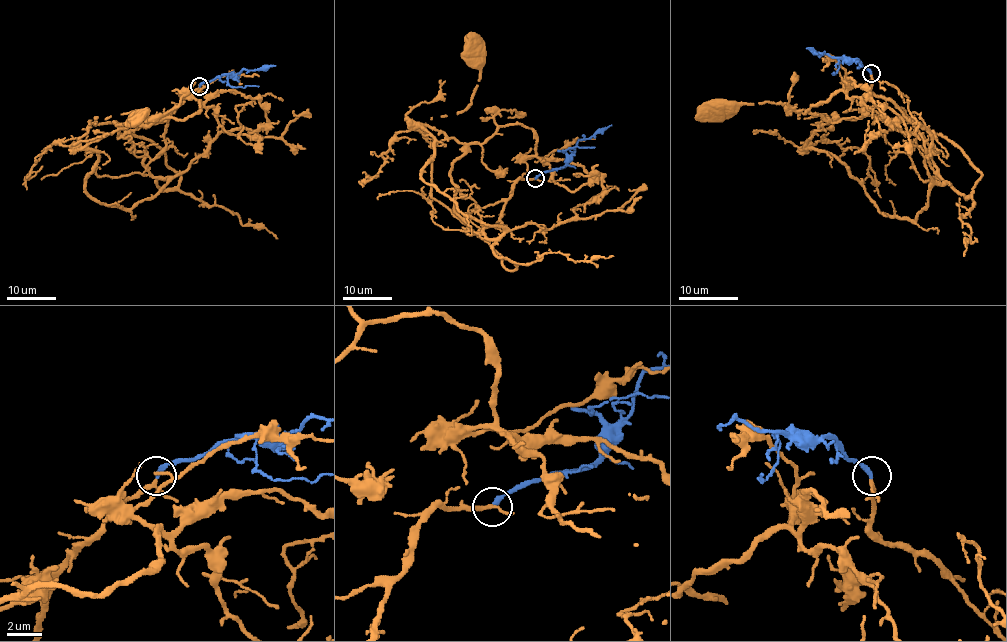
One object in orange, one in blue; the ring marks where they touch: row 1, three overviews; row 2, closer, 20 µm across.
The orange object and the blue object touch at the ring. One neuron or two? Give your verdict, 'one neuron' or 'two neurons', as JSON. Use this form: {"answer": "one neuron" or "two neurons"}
{"answer": "one neuron"}

